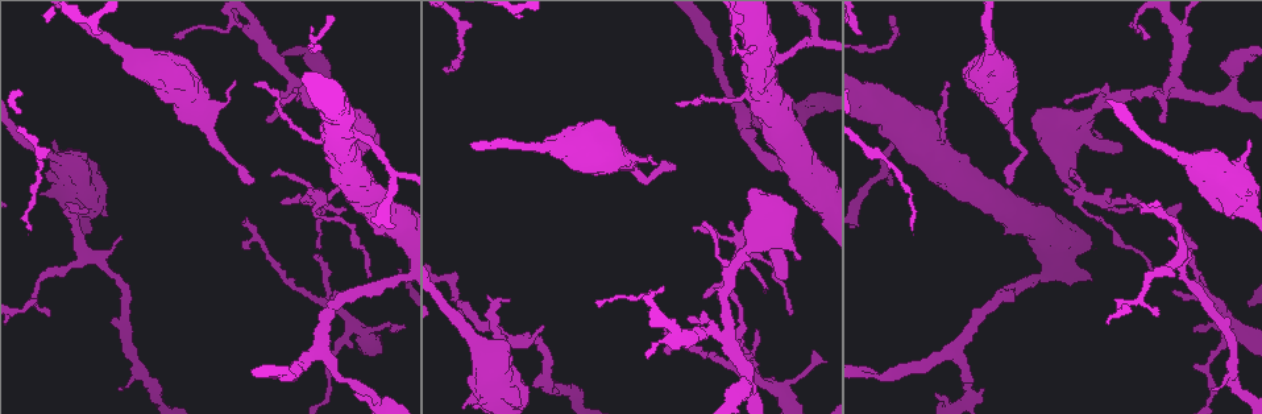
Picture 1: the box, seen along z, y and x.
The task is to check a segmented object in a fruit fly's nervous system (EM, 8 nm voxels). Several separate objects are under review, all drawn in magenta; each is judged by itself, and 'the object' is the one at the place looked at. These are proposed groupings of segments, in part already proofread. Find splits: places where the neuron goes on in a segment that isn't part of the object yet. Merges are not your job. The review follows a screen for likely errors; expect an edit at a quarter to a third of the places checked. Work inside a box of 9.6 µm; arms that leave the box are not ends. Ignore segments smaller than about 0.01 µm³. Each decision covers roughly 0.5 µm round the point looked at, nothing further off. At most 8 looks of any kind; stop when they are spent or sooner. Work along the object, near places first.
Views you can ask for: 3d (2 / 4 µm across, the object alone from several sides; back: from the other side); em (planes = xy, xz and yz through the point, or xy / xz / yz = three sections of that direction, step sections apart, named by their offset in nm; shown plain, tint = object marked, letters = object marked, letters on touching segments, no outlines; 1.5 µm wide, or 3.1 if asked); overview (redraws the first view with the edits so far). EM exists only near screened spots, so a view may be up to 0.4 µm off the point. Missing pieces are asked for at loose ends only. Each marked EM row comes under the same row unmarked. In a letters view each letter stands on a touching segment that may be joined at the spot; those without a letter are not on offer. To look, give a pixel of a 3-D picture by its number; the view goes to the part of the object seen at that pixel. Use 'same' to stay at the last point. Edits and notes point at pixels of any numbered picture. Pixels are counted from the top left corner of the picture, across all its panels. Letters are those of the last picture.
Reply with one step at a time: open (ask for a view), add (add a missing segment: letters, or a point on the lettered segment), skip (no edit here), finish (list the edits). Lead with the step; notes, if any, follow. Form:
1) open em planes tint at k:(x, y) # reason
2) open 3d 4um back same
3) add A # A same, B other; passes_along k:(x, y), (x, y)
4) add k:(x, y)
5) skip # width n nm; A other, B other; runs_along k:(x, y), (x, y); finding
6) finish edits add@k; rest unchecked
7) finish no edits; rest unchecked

open em yz step 4 letters at 1:(913, 229) # free end

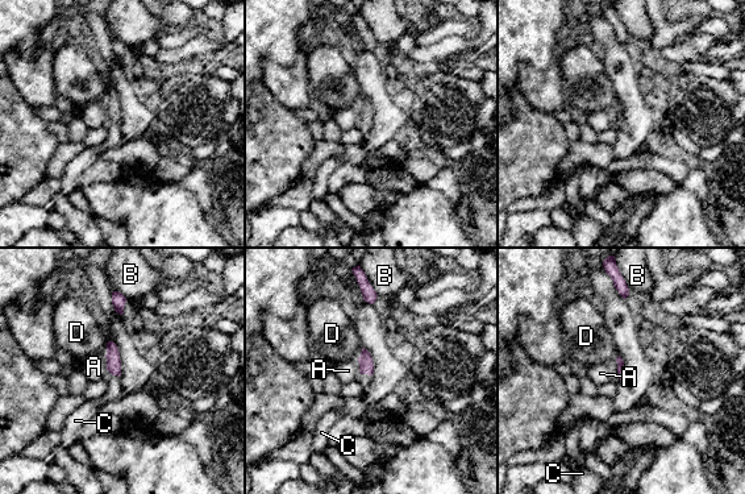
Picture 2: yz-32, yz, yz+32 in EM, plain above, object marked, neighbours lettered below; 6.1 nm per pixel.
add C # A other, B other, C same, D other; passes_along 2:(366, 366), (366, 373), (365, 380); it goes on there

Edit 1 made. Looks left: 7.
open overview

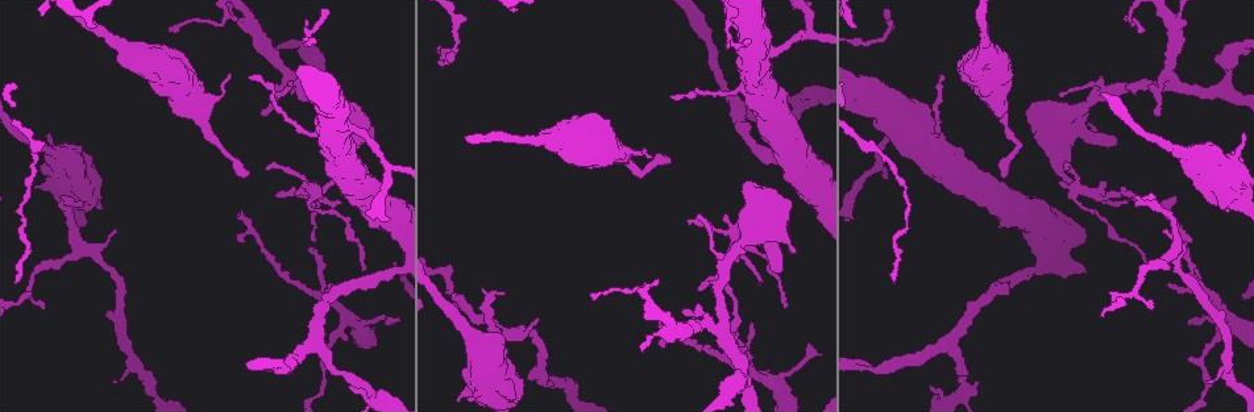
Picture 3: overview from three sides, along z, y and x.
open 3d 4um at 3:(1209, 380)

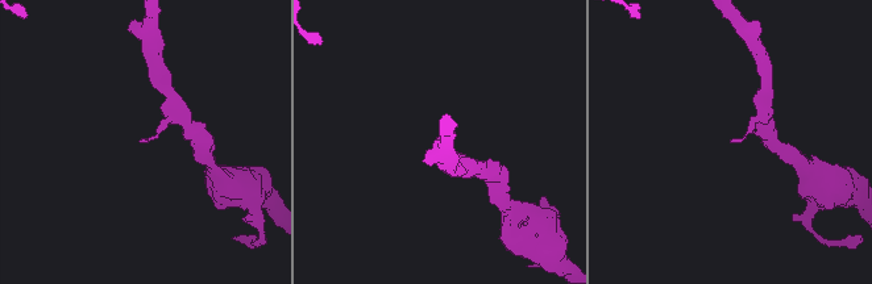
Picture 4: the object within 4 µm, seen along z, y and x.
open em xz step 4 letters at 4:(730, 140) # need the tissue

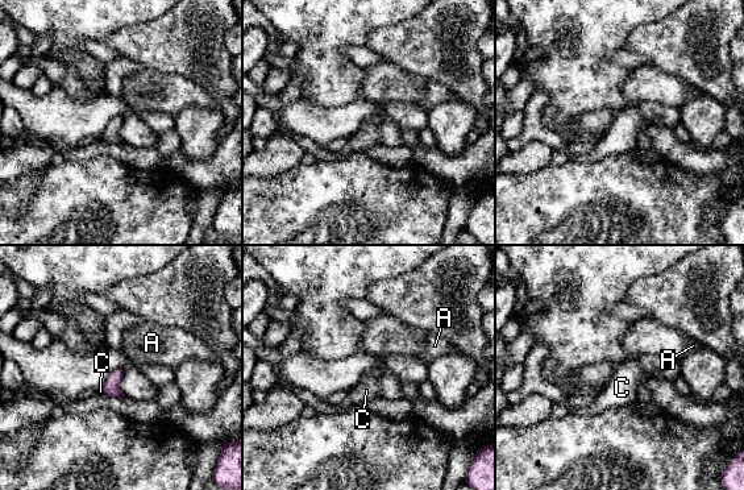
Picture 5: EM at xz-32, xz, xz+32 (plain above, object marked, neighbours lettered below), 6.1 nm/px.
open em planes letters same # another direction

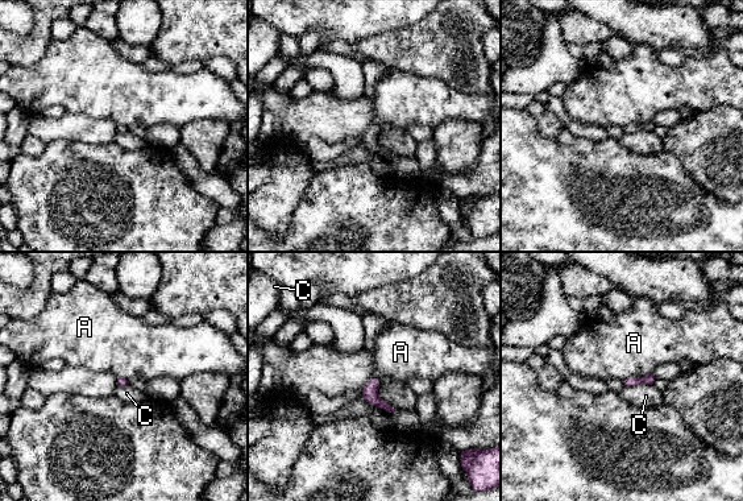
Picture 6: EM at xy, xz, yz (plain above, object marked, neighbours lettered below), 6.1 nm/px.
skip # longest_contact A 180 nm; A other, C other; border 6:(651, 372), (623, 380); no lettered segment goes on from it

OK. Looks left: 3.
open em xy step 8 letters at 3:(793, 252) # branch stops here

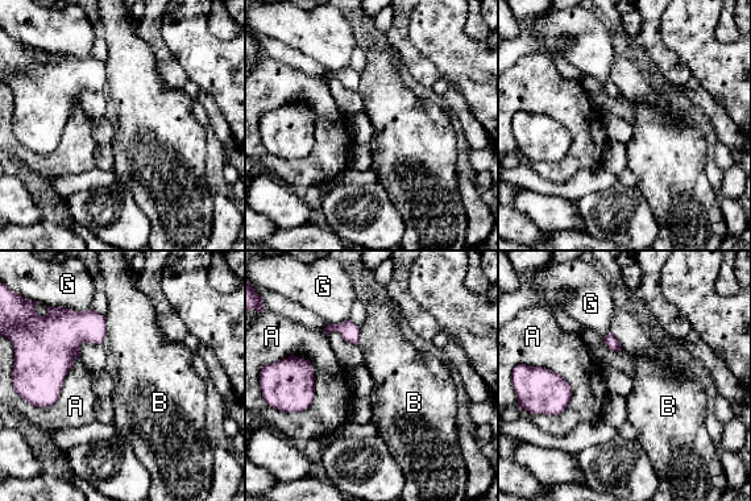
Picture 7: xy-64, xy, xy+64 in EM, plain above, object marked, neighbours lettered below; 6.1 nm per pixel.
open em planes letters same # cut it another way

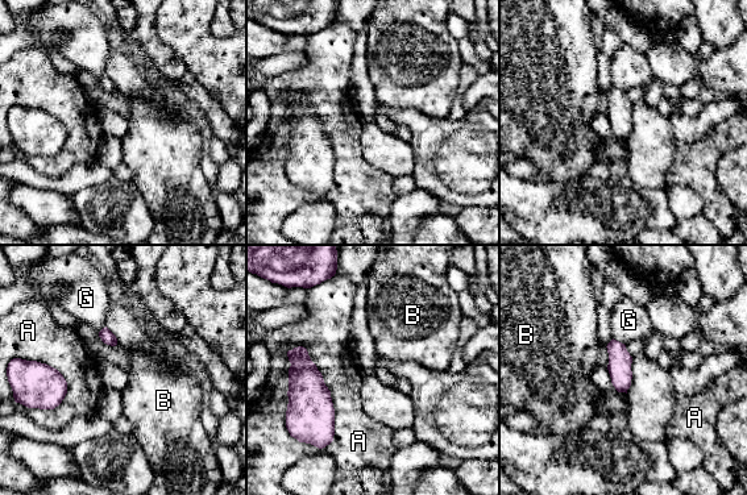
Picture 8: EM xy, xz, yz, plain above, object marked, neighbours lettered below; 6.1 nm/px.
skip # A other, B other, G other; border 8:(294, 346), (330, 391), (331, 442); no lettered segment goes on from it

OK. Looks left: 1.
finish edits add@2; rest unchecked

